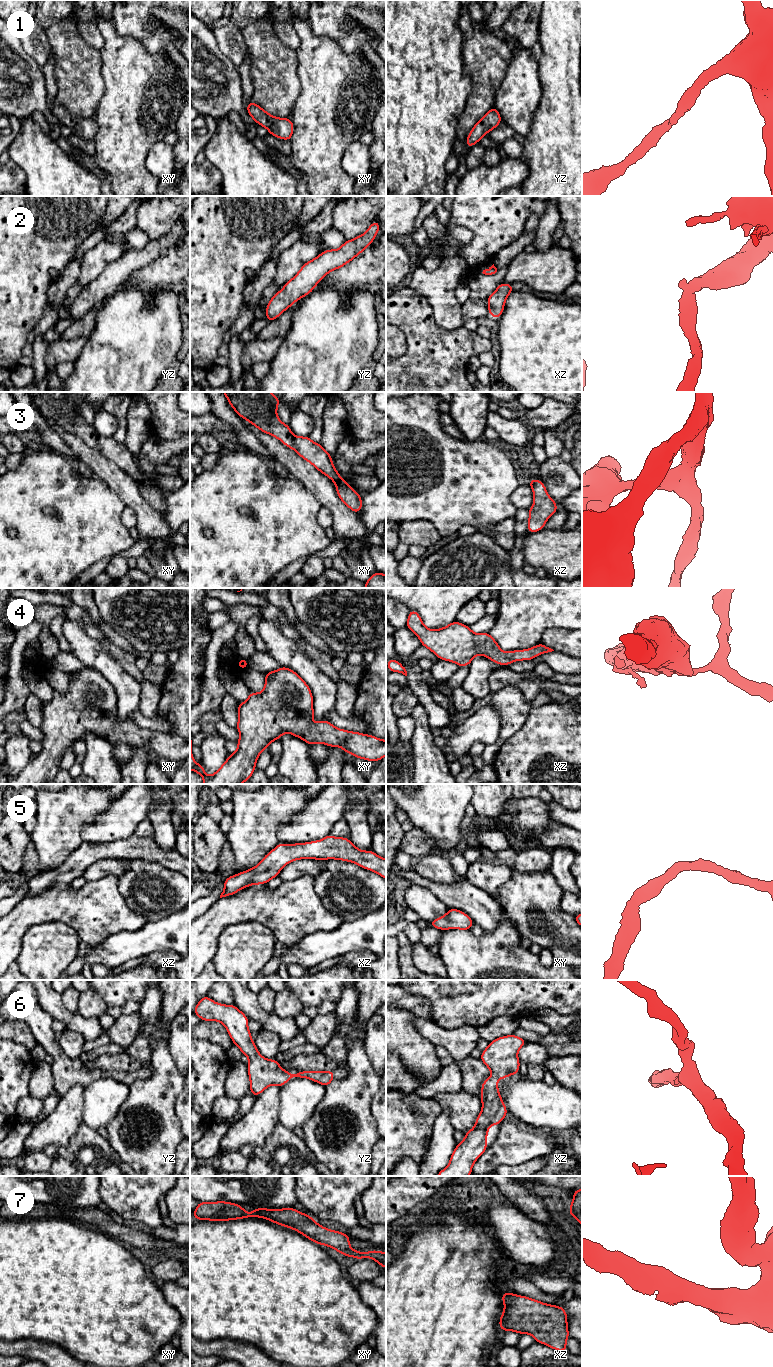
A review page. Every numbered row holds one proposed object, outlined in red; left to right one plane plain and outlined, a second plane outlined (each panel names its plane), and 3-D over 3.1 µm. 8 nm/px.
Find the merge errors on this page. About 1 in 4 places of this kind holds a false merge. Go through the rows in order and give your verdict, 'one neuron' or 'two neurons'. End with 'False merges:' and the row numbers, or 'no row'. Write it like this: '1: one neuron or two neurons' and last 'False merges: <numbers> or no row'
1: one neuron
2: one neuron
3: one neuron
4: one neuron
5: one neuron
6: one neuron
7: one neuron
False merges: no row

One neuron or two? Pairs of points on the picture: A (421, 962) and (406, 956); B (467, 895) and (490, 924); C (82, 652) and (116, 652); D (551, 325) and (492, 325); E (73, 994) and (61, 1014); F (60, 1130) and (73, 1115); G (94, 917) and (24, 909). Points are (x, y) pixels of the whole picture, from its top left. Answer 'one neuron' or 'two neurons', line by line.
A: two neurons
B: one neuron
C: two neurons
D: two neurons
E: two neurons
F: one neuron
G: one neuron

